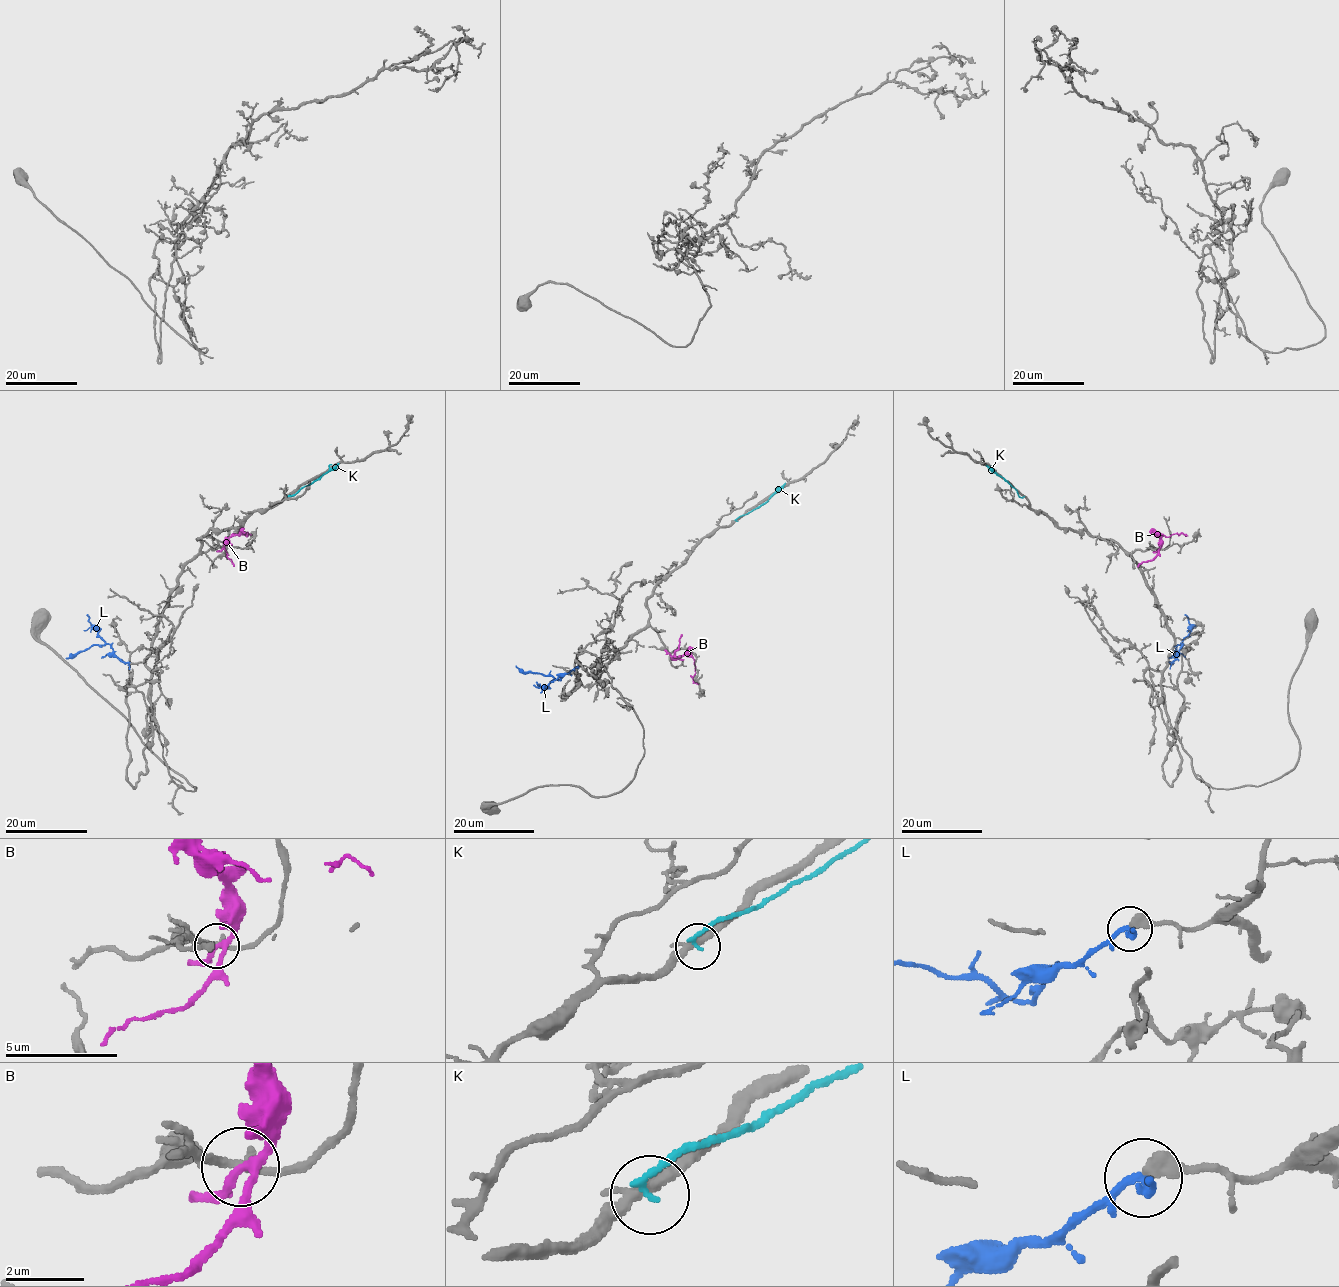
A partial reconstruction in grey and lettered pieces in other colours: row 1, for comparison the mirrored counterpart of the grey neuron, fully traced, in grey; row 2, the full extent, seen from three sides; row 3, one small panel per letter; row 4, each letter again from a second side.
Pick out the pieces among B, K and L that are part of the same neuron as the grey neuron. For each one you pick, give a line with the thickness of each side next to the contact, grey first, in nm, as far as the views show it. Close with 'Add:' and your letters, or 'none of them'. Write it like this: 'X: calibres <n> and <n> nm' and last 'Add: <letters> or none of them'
L: calibres 420 and 140 nm
Add: L

